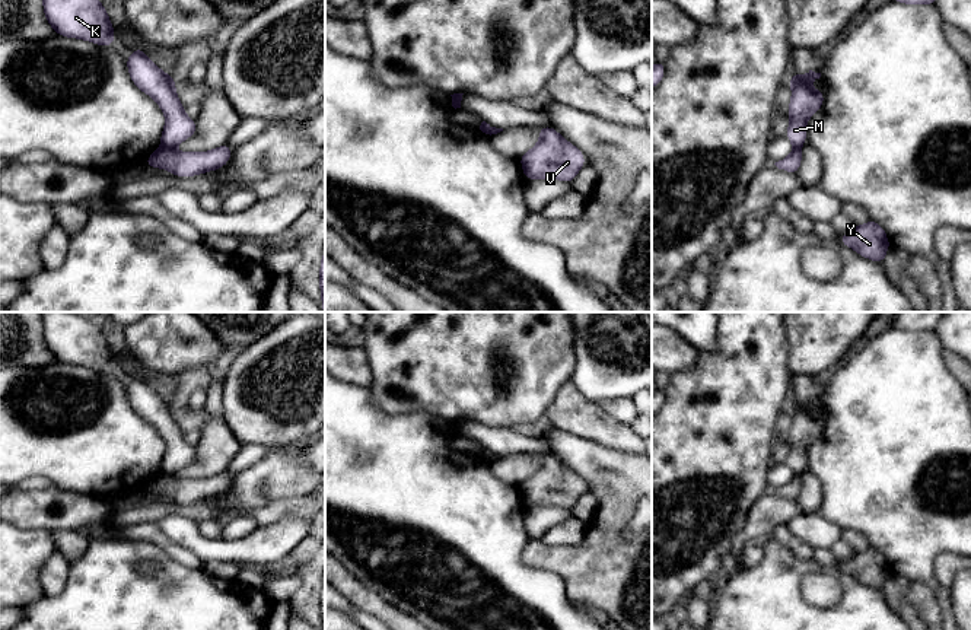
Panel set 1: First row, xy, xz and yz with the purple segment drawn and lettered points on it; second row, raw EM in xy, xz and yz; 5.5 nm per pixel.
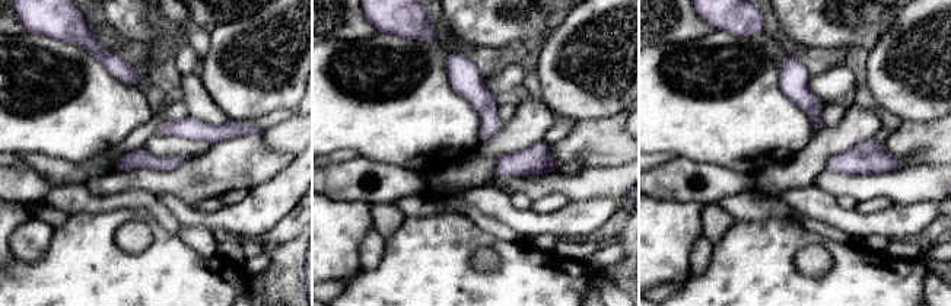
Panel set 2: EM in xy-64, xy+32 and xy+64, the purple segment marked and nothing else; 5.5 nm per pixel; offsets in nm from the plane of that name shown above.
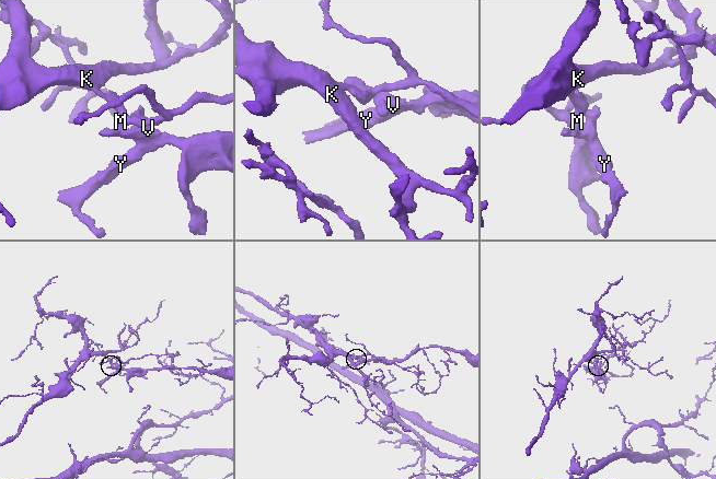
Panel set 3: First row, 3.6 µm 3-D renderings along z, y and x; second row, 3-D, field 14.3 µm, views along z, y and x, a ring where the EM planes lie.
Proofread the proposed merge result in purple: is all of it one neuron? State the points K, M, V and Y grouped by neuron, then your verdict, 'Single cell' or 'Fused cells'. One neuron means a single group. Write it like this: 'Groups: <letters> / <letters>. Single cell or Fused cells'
Groups: K M / V Y. Fused cells

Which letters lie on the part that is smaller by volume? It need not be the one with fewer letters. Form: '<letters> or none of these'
V, Y

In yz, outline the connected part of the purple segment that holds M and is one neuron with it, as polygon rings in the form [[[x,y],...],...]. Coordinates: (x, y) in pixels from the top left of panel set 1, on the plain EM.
[[[809,397],[806,401],[792,401],[789,405],[792,424],[786,464],[795,475],[800,475],[806,470],[806,449],[822,433],[824,419],[811,414],[811,410],[819,404],[821,400]]]

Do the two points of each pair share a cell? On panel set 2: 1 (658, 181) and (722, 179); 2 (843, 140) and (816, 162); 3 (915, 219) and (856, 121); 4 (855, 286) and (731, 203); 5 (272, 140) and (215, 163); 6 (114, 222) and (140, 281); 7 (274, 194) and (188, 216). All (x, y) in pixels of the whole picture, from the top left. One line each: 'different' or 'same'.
1: same
2: same
3: different
4: different
5: different
6: same
7: same

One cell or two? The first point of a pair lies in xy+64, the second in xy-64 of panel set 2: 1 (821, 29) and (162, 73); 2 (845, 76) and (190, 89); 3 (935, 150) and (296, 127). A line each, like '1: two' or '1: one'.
1: two
2: two
3: two

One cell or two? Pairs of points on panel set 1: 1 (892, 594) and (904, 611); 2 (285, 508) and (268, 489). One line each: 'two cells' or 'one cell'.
1: one cell
2: two cells

